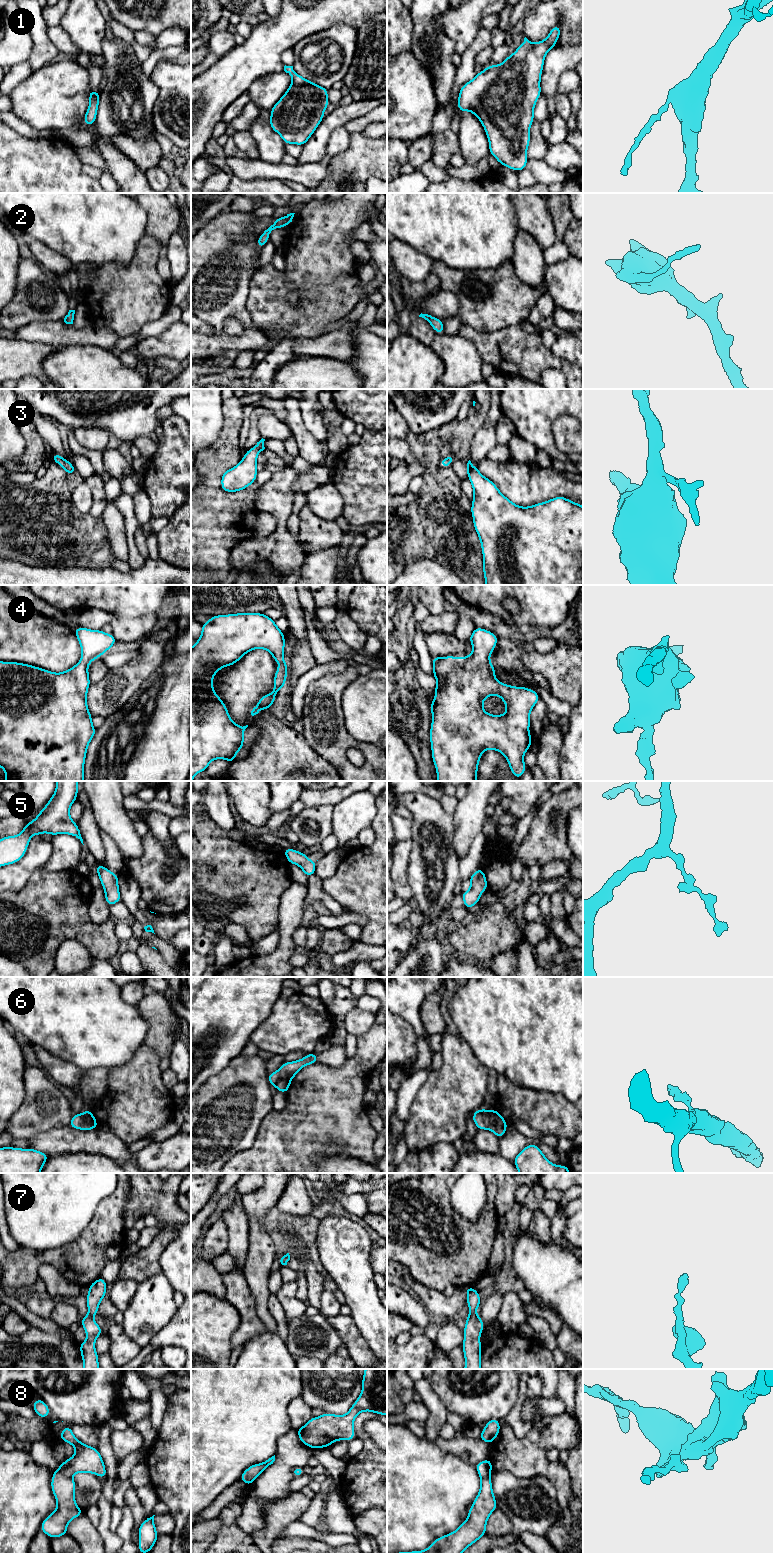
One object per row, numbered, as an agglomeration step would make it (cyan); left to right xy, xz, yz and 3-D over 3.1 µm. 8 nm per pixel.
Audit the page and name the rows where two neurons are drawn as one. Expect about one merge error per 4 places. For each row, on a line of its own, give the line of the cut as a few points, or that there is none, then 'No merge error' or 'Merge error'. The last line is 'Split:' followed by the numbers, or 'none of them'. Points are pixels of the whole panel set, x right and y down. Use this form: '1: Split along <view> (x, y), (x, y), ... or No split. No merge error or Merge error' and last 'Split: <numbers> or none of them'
1: No split. No merge error
2: No split. No merge error
3: No split. No merge error
4: No split. No merge error
5: No split. No merge error
6: Split along yz (489, 1111), (489, 1126), (487, 1128). Merge error
7: No split. No merge error
8: Split along xy (58, 1469), (64, 1475), (71, 1478). Merge error
Split: 6, 8

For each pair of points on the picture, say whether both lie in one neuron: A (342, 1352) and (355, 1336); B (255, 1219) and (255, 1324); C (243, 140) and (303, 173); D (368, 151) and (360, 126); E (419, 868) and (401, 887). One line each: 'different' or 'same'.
A: different
B: different
C: different
D: different
E: different

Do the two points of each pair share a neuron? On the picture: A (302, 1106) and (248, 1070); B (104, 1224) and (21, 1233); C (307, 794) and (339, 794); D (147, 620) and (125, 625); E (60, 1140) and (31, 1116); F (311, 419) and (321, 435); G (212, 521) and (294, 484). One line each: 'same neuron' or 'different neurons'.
A: different neurons
B: different neurons
C: same neuron
D: same neuron
E: different neurons
F: same neuron
G: different neurons

